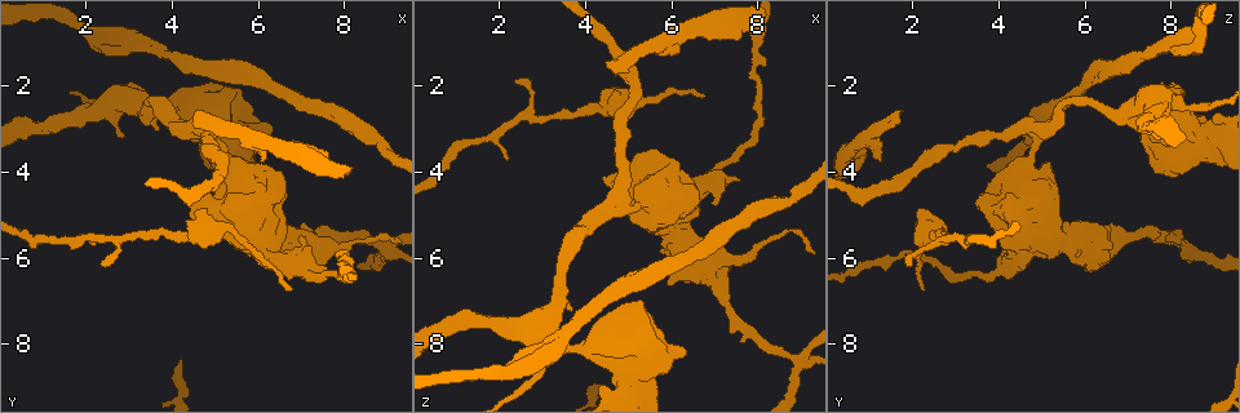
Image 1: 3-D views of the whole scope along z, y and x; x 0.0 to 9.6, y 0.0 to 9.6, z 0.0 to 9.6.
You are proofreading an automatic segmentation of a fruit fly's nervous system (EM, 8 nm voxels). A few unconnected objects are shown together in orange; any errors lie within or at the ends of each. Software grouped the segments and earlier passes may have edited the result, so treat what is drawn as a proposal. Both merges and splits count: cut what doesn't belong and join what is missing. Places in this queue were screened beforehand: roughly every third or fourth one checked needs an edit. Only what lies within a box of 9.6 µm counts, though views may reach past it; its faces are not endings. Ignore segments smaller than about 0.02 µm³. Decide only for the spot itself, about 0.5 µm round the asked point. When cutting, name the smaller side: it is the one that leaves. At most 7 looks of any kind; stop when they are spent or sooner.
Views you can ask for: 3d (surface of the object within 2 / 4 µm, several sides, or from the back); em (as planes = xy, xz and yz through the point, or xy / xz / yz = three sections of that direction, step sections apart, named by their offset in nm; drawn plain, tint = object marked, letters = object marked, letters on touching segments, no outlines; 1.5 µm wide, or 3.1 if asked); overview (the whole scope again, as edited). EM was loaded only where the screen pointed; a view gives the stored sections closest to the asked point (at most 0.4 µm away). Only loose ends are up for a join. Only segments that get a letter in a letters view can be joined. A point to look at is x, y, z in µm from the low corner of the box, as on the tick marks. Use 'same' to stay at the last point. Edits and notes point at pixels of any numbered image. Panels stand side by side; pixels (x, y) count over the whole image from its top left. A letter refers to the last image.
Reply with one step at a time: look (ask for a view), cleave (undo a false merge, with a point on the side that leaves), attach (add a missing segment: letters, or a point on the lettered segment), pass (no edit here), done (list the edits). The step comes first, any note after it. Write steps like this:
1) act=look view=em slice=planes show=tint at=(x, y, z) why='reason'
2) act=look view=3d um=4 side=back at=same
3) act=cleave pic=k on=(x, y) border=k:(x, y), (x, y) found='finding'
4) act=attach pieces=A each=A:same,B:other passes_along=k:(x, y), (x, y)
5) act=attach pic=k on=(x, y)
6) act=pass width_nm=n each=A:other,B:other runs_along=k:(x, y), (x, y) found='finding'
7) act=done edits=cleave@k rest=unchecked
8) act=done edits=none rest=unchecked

act=look view=3d um=2 at=(4.45, 2.90, 1.50) why='an open end'

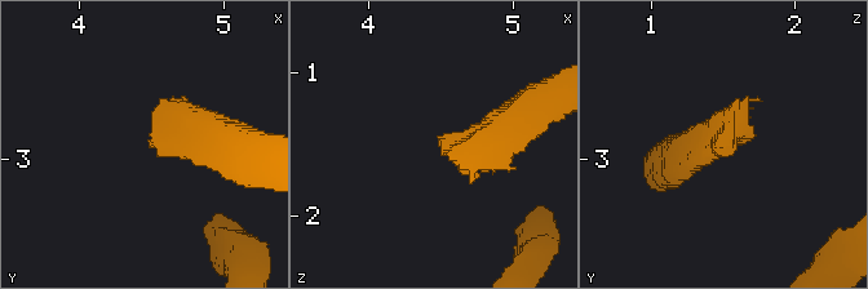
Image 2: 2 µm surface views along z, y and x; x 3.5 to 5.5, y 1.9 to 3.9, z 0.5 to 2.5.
act=look view=em slice=planes show=letters at=(4.50, 2.84, 1.46) why='now the EM'

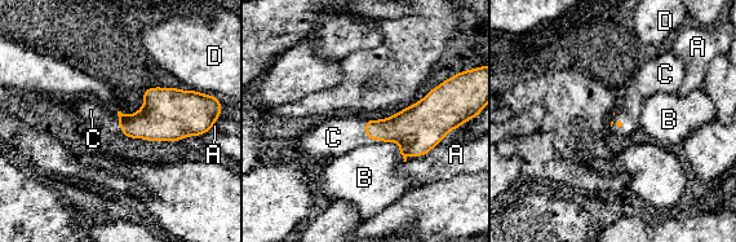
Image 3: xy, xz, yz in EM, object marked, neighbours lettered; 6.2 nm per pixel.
act=attach pieces=C each=A:other,B:other,C:same,D:other found='the neuron continues'

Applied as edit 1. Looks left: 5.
act=look view=overview

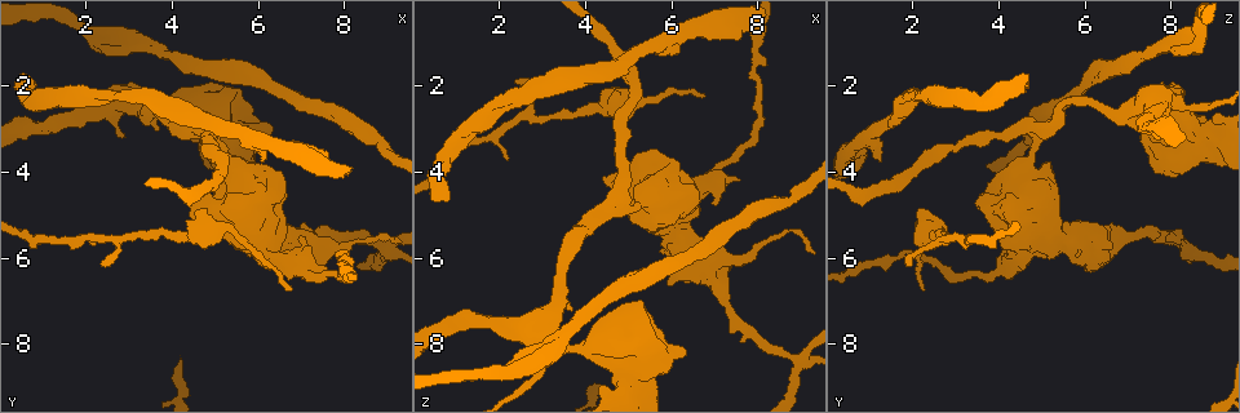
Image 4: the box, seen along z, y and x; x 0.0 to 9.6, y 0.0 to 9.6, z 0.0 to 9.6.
act=look view=3d um=4 at=(7.65, 3.85, 0.85) why='stops while still wide'

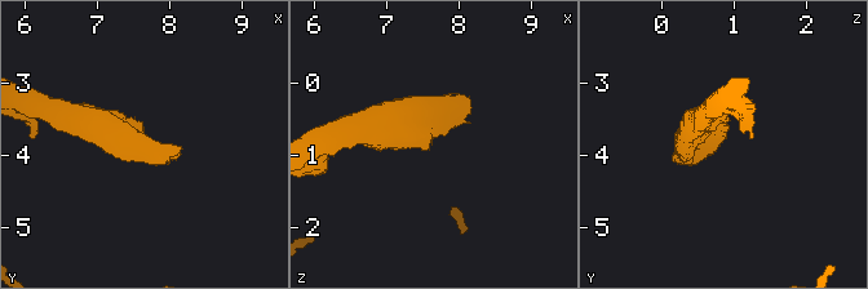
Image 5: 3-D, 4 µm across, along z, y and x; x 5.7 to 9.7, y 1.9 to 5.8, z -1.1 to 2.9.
act=look view=em slice=yz step=8 show=letters at=(7.60, 3.85, 0.85)

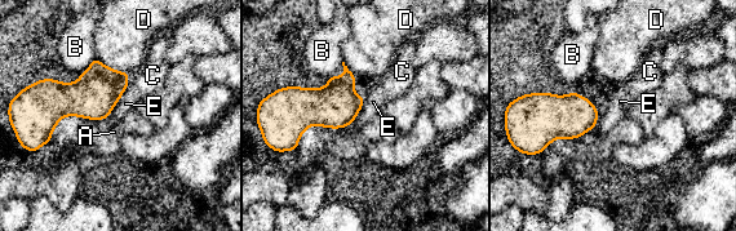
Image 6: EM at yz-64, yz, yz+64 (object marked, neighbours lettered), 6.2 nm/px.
act=look view=em slice=planes show=letters at=same

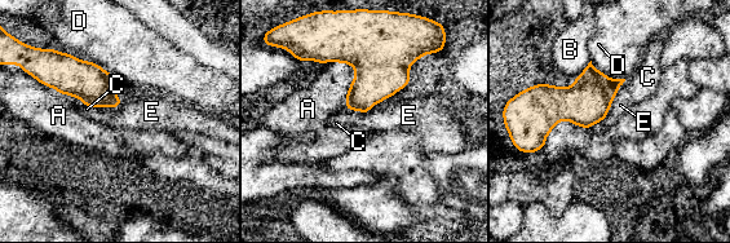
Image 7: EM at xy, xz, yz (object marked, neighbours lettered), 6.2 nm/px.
act=pass longest_contact=A:380nm each=A:other,B:other,C:other,D:other,E:other border=7:(622, 84), (607, 115), (601, 120) found='none of them fits'

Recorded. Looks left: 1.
act=done edits=attach@3 rest=unchecked

